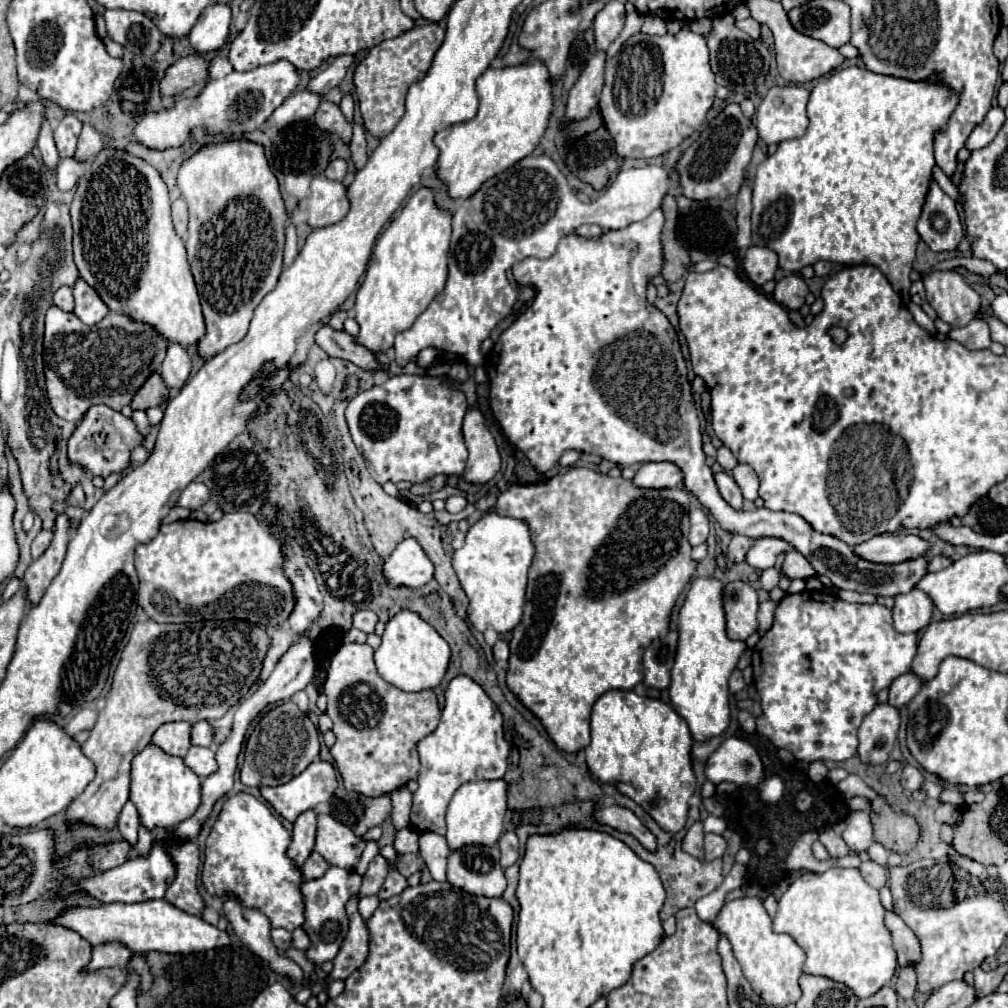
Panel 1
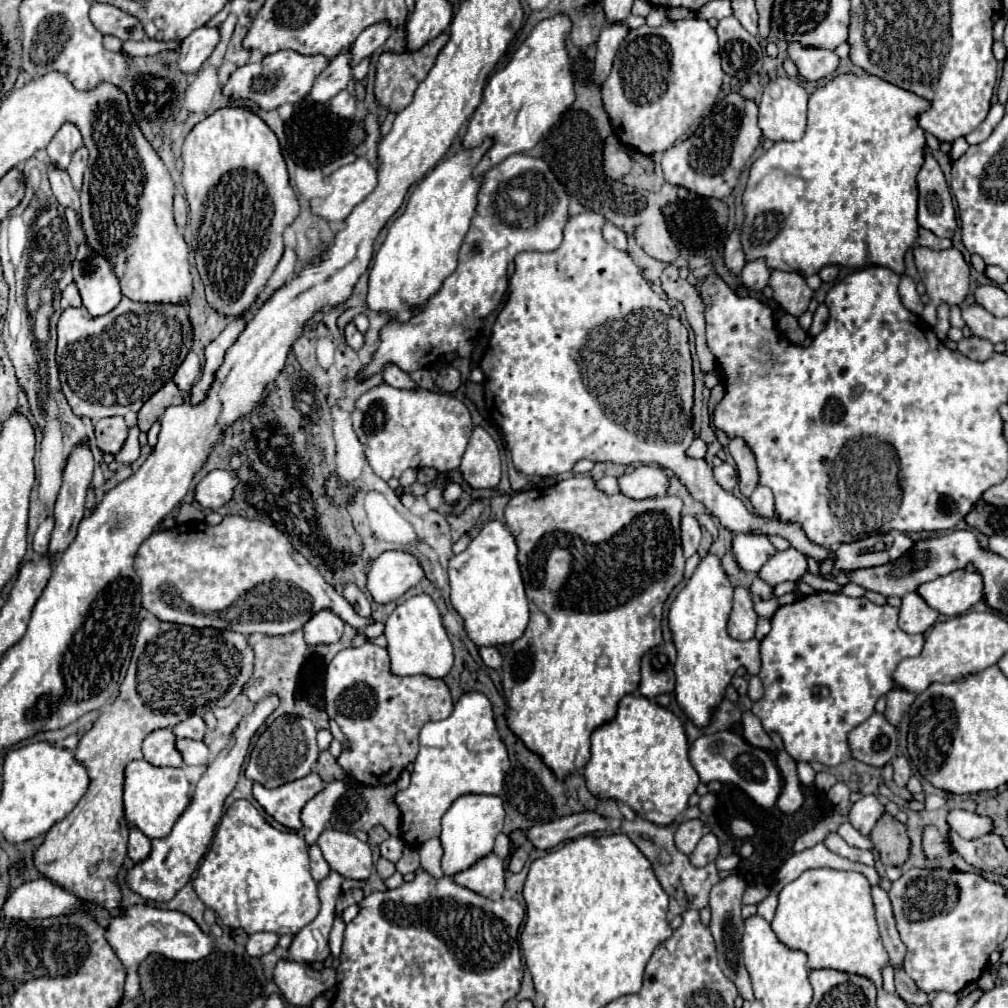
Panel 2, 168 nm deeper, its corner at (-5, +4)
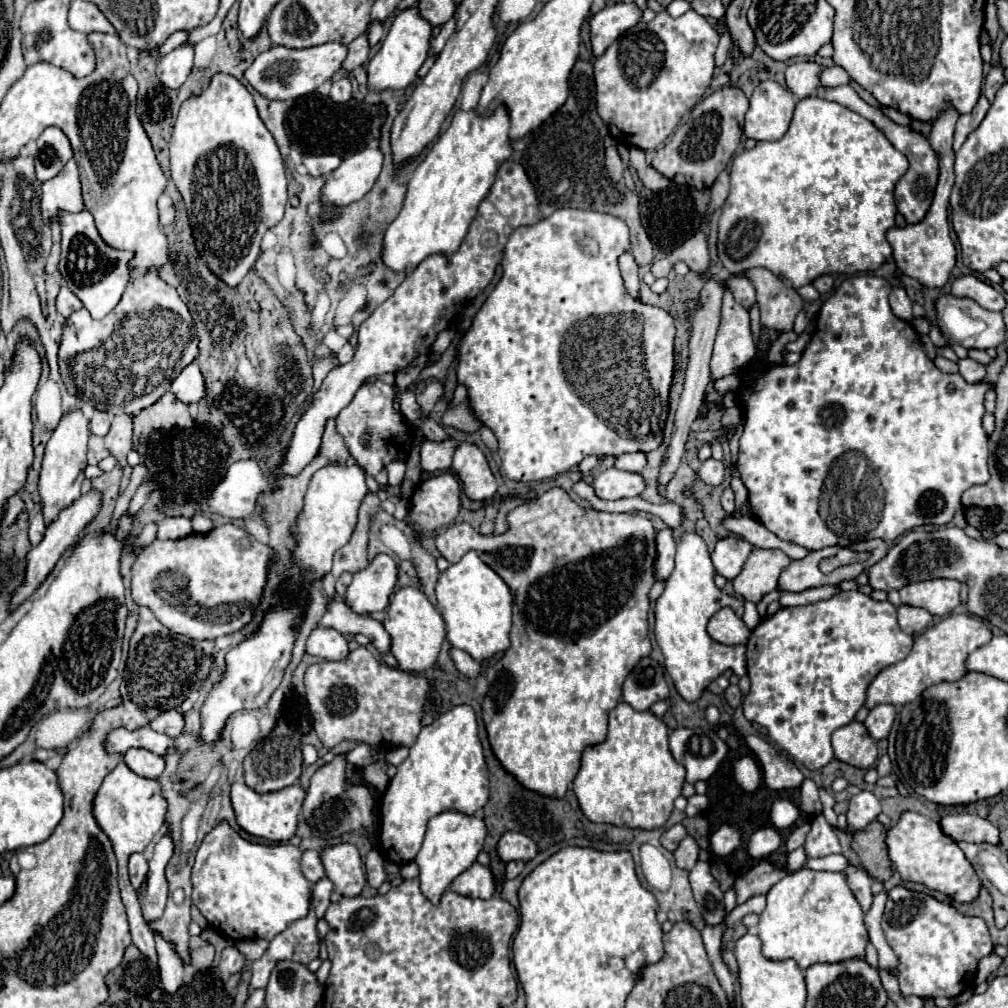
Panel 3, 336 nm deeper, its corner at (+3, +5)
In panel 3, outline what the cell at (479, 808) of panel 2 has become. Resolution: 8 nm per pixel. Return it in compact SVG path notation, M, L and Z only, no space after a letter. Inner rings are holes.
M445 810L429 820L427 834L423 840L423 846L419 854L415 856L415 862L419 864L419 880L421 880L421 892L437 904L441 894L447 890L447 886L457 878L461 872L465 872L475 860L479 850L483 848L487 836L485 820L481 820L479 814L463 814L457 810Z

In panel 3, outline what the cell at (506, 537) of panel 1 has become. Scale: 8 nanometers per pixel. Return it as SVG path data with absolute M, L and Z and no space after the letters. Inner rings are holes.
M469 550L457 564L451 564L441 572L435 592L437 608L447 626L447 640L453 648L469 652L479 662L509 648L513 596L505 580L501 580L501 576L477 556L477 552Z

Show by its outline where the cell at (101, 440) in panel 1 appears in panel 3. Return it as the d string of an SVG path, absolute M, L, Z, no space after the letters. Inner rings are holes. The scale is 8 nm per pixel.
M95 410L91 422L89 422L89 428L91 428L91 434L95 436L105 436L111 428L111 416L107 412L99 412Z

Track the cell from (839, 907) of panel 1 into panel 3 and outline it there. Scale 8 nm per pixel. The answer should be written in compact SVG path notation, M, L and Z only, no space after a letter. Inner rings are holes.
M803 868L787 874L767 892L767 906L761 912L757 934L763 942L763 954L771 960L793 958L799 968L817 962L845 962L865 958L869 934L863 922L863 910L857 904L843 872L815 872Z

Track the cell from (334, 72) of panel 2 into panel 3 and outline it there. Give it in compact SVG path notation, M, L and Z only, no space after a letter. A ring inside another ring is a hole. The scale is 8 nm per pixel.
M363 34L347 46L347 58L345 58L345 64L341 64L341 70L345 72L355 70L367 60L367 56L369 56L369 42L367 42L367 36Z

